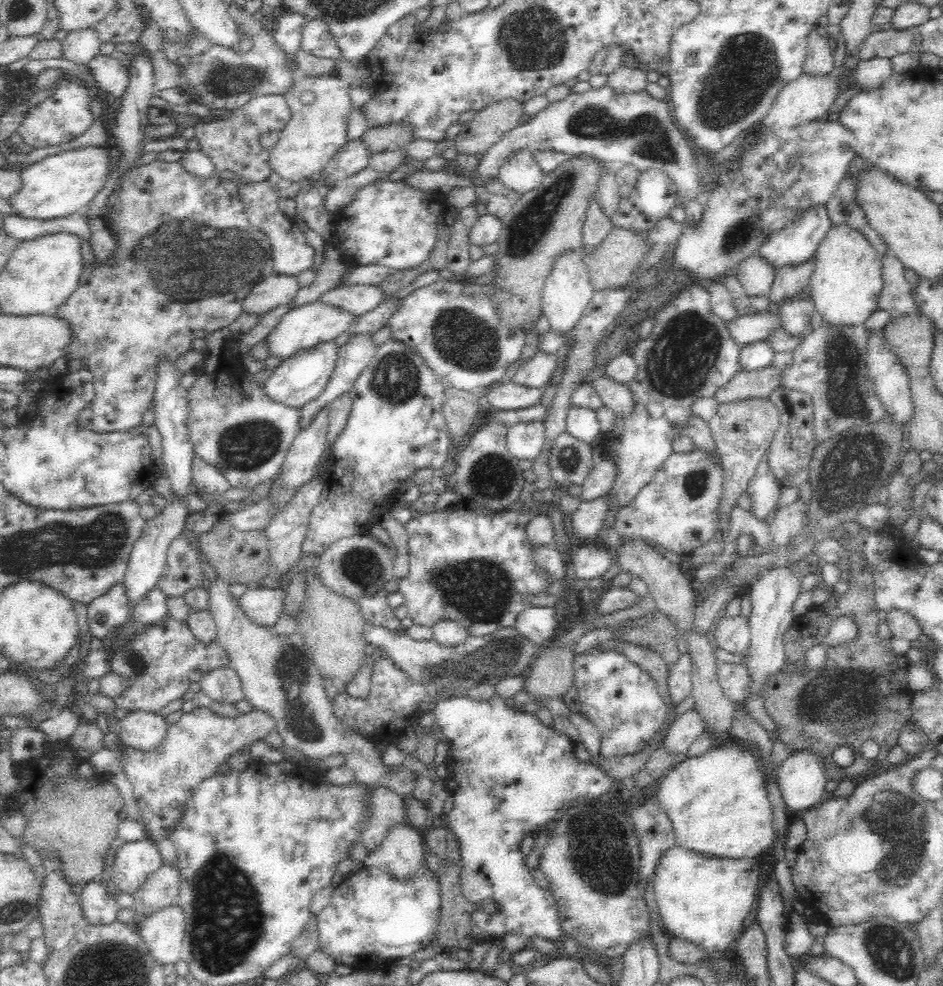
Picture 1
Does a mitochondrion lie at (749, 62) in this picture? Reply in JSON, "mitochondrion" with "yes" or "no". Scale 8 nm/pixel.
{"mitochondrion":"yes"}

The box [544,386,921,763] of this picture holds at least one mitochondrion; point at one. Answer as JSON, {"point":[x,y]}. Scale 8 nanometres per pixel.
{"point":[851,467]}

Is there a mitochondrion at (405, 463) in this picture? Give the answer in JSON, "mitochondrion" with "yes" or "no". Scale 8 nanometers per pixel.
{"mitochondrion":"no"}

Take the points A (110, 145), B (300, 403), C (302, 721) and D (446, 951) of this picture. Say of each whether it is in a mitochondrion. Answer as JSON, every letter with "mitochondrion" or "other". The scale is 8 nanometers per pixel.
{"A":"other","B":"other","C":"mitochondrion","D":"other"}

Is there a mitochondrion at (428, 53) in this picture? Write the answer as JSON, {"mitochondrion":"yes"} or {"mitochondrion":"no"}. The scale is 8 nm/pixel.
{"mitochondrion":"no"}

